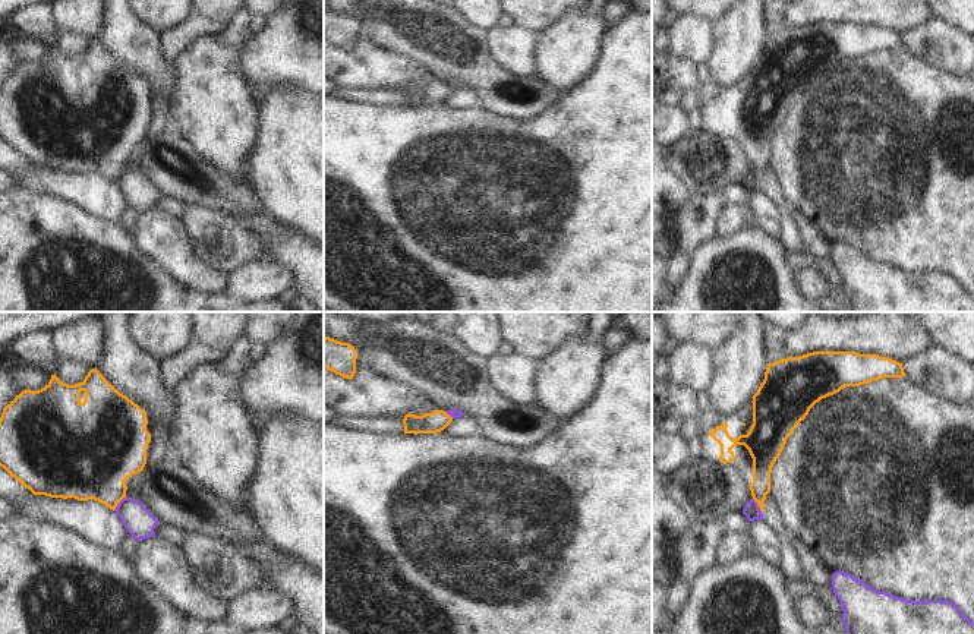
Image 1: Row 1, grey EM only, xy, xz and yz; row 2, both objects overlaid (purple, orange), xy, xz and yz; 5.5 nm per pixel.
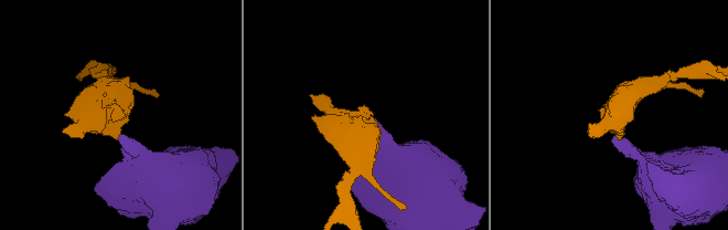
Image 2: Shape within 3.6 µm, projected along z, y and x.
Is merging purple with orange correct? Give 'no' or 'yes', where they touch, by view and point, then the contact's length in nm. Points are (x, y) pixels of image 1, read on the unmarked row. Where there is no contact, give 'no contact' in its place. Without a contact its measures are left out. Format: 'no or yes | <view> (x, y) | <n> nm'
no | xy (119, 174) | 110 nm

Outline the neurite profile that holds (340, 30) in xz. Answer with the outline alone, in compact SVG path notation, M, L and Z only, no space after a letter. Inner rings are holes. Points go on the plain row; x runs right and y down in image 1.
M324 10L324 38L346 51L353 51L356 45L356 22L349 15L334 10Z

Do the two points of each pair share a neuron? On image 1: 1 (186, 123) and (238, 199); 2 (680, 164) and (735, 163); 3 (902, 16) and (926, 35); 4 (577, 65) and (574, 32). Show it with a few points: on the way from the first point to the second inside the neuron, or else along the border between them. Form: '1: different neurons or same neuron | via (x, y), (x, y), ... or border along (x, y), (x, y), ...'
1: different neurons | border along (192, 148), (216, 169), (248, 189)
2: same neuron | via (693, 164), (722, 163)
3: different neurons | border along (932, 16), (901, 34)
4: same neuron | via (574, 57), (574, 40)

